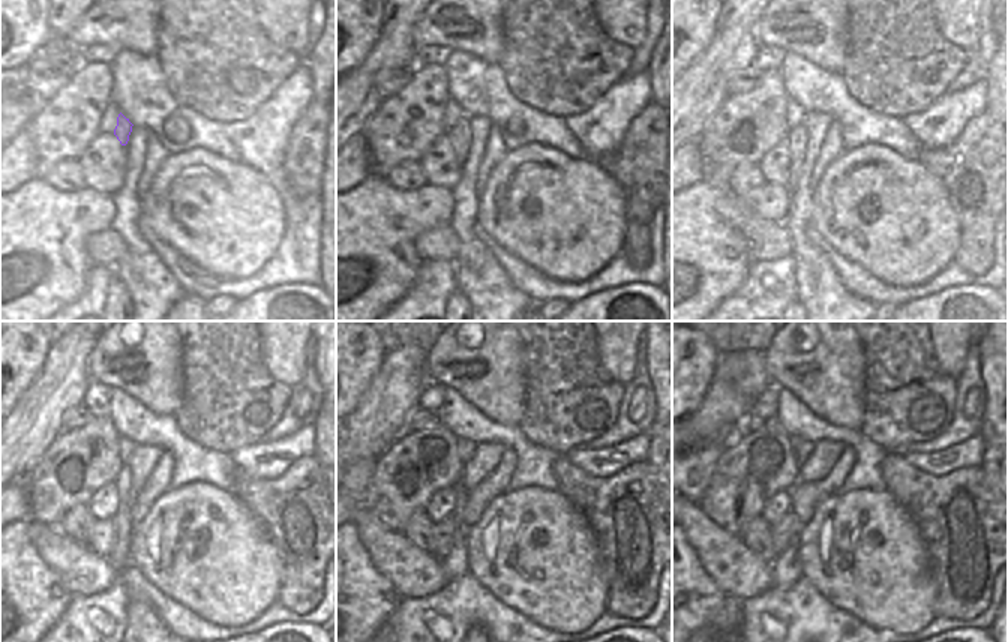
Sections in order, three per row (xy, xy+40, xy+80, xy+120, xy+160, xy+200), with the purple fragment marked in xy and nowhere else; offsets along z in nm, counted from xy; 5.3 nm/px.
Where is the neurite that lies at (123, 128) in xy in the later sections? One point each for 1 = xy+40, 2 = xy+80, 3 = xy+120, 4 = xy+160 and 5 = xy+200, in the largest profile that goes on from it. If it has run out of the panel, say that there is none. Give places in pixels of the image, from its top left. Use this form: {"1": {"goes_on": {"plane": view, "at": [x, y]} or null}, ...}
{"1": {"goes_on": {"plane": "xy+40", "at": [459, 135]}}, "2": {"goes_on": {"plane": "xy+80", "at": [797, 137]}}, "3": {"goes_on": {"plane": "xy+120", "at": [119, 558]}}, "4": {"goes_on": {"plane": "xy+160", "at": [455, 564]}}, "5": {"goes_on": {"plane": "xy+200", "at": [786, 569]}}}

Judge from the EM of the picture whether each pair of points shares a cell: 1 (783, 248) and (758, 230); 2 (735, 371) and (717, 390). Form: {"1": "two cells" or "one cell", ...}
{"1": "one cell", "2": "two cells"}

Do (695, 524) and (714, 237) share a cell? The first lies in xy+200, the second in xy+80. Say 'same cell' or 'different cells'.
different cells

